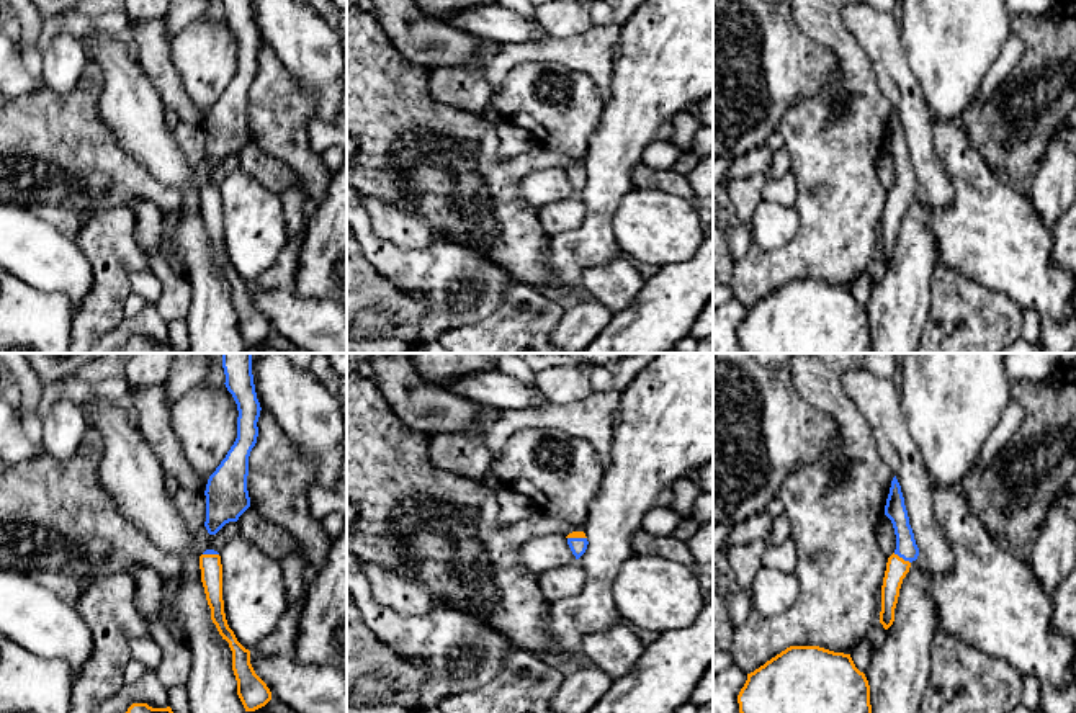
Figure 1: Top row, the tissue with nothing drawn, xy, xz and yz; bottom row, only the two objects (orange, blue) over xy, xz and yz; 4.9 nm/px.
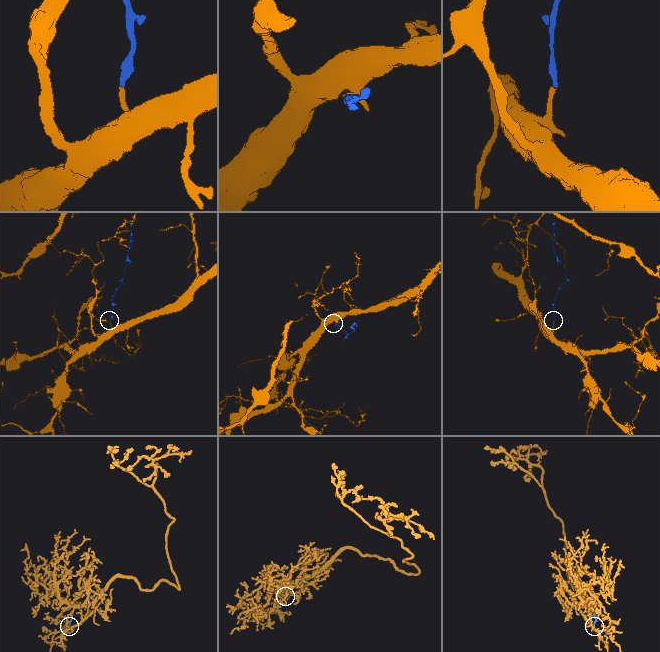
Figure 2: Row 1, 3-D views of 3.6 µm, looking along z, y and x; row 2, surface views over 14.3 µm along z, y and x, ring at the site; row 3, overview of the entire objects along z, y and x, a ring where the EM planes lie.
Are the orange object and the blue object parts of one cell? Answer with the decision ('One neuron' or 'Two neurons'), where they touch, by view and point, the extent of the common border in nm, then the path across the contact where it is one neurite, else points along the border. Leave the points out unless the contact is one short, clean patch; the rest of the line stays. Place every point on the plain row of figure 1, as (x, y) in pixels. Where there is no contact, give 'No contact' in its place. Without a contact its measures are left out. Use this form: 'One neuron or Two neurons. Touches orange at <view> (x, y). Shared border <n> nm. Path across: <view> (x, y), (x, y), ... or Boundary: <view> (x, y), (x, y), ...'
One neuron. Touches orange at yz (901, 192). Shared border 100 nm. Path across: yz (896, 201), (901, 192), (903, 162), (895, 143)

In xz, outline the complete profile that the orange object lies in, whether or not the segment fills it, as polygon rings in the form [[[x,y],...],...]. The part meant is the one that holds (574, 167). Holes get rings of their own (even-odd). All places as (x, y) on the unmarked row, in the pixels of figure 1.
[[[572,165],[566,172],[572,188],[576,190],[576,193],[579,193],[585,186],[589,178],[585,167]]]

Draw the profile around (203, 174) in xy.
[[[235,155],[226,157],[216,168],[209,168],[206,160],[193,167],[195,186],[201,190],[206,183],[221,186],[224,177],[239,165]]]

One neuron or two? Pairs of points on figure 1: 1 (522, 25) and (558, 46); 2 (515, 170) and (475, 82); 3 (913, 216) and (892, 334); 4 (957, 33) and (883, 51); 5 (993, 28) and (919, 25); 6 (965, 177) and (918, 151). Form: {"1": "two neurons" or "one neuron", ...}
{"1": "two neurons", "2": "two neurons", "3": "one neuron", "4": "two neurons", "5": "one neuron", "6": "two neurons"}

